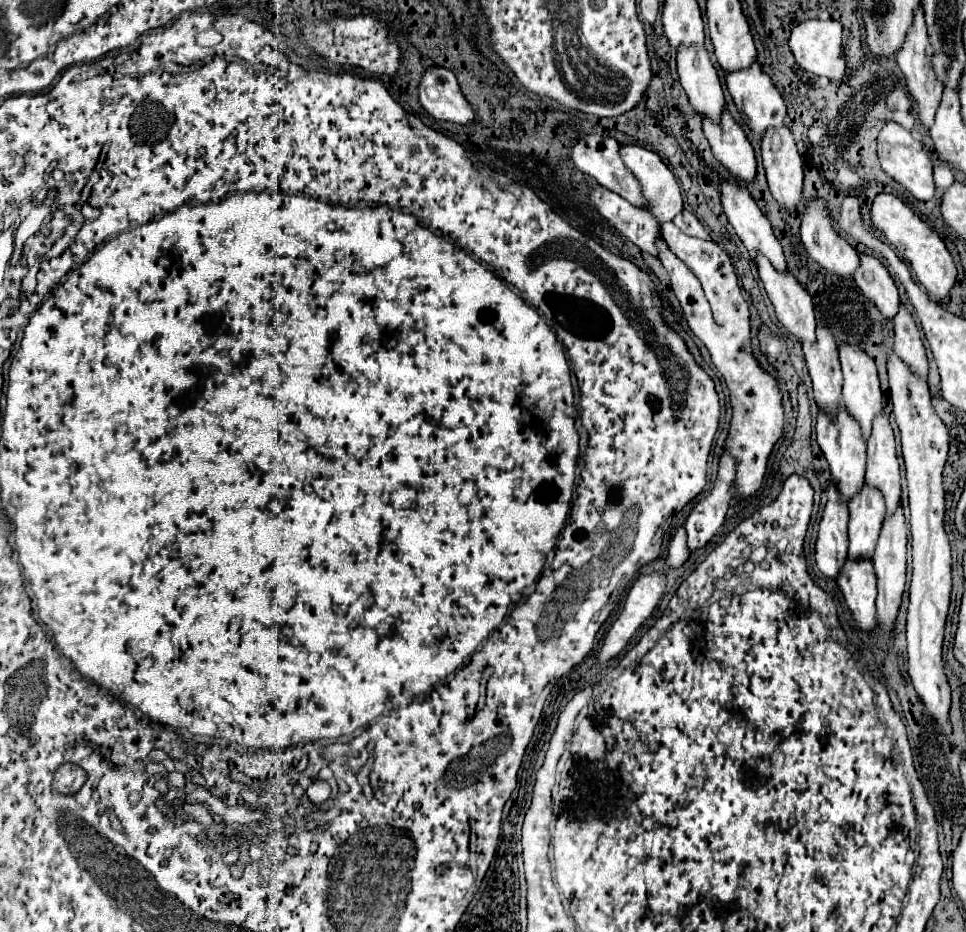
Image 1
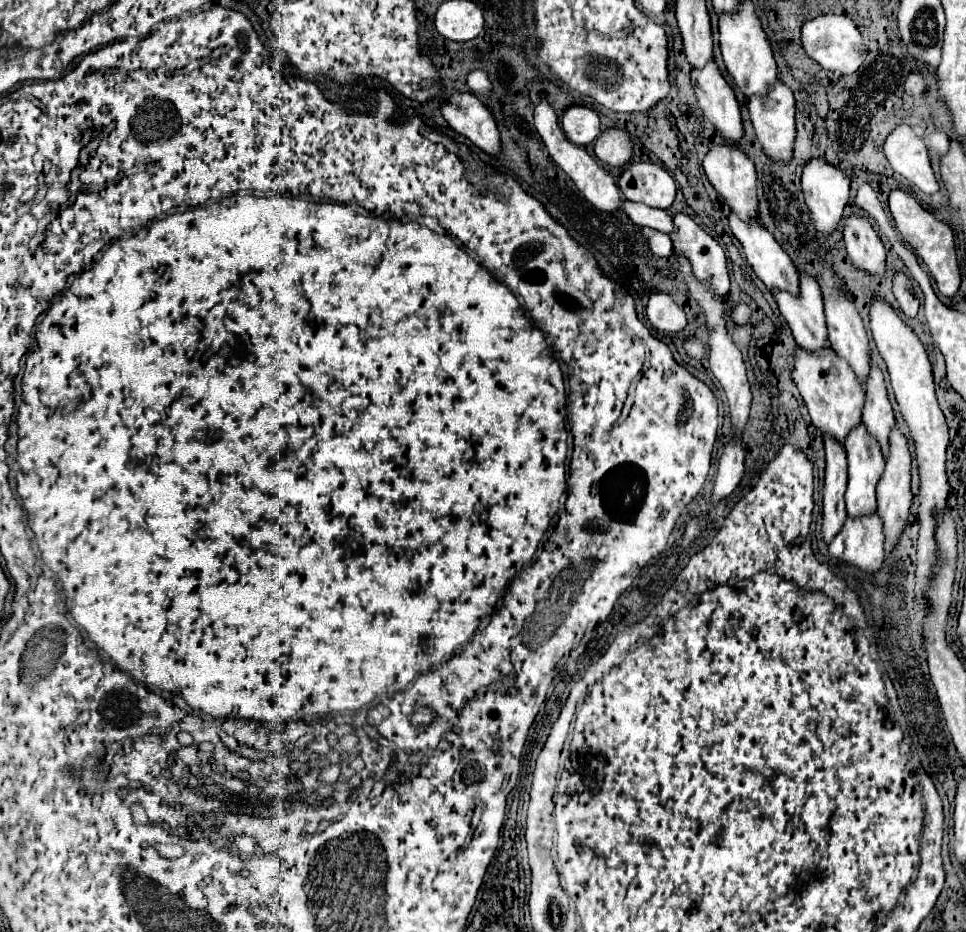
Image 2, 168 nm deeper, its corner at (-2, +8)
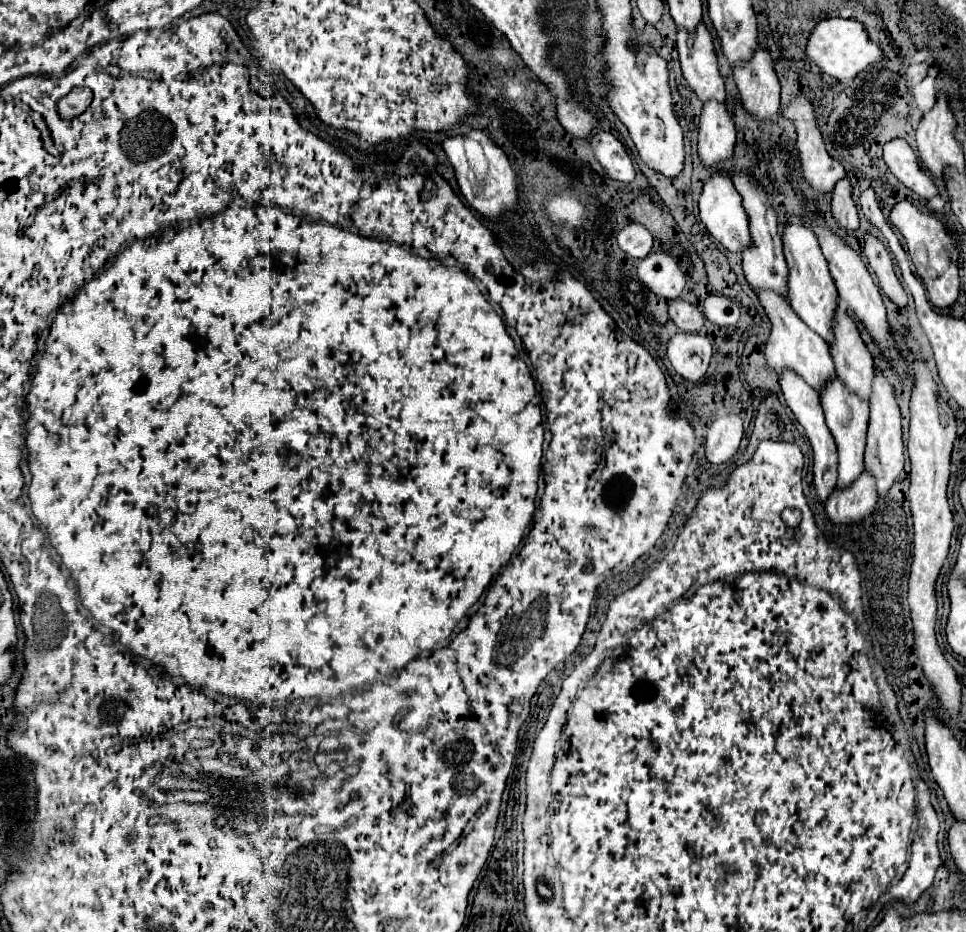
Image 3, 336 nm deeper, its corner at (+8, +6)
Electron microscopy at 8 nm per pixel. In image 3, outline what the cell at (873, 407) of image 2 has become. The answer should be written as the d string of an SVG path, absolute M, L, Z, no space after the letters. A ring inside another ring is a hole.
M839 306L835 316L835 334L837 340L831 346L831 354L835 360L837 376L847 386L847 390L855 392L855 396L869 402L871 398L871 382L875 376L873 358L863 344L855 322L847 316L845 306Z

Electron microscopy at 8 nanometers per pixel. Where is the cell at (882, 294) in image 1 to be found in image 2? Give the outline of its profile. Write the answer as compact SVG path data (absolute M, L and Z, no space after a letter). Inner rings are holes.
M845 216L843 218L843 240L847 254L853 260L853 266L867 270L875 276L885 272L885 246L875 232L873 224L863 216Z

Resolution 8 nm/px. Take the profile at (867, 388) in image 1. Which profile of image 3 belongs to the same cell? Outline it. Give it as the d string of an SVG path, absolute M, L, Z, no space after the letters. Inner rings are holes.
M789 218L783 230L783 252L789 264L789 300L791 308L799 318L817 332L827 344L835 342L835 312L839 304L839 292L835 290L835 280L829 274L827 260L823 258L817 236L803 226L799 218Z

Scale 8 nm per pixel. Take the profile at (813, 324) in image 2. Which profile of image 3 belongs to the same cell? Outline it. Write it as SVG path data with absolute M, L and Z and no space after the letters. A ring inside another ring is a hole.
M739 172L737 176L733 176L733 184L735 188L741 192L743 196L743 208L749 214L749 222L751 222L751 238L753 238L753 248L751 250L743 250L743 272L745 278L749 282L749 286L753 288L753 292L759 290L773 290L775 294L779 294L781 298L787 300L787 262L783 258L783 242L781 236L777 234L777 216L769 204L769 198L765 196L763 188L747 178L747 174Z

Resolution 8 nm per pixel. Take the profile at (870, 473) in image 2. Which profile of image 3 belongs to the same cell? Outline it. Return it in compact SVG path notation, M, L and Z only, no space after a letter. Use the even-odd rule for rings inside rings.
M841 380L831 382L823 392L823 412L827 426L835 438L837 450L839 450L839 476L837 476L837 486L849 486L855 482L855 478L863 472L863 452L865 452L865 442L867 442L867 418L869 418L869 406L867 402L859 400L855 394L851 394Z

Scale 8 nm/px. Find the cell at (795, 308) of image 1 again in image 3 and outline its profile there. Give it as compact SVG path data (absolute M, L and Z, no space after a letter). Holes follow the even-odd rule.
M713 174L701 192L699 198L699 216L705 222L709 234L713 238L717 238L729 252L741 254L743 250L751 248L751 232L749 232L749 218L747 212L743 210L743 202L741 202L741 194L735 190L733 182L729 176L725 174Z

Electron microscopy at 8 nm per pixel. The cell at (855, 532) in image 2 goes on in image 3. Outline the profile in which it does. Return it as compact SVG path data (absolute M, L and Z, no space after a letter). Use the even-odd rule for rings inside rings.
M863 472L849 488L837 490L829 496L825 512L831 524L857 524L867 518L877 504L877 490L875 480Z

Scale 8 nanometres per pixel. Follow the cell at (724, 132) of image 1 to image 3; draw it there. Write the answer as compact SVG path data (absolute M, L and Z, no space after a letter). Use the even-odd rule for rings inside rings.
M701 22L693 46L687 44L687 32L677 32L677 50L683 76L689 88L699 96L701 102L715 100L725 104L725 86L717 70L717 58L711 42L711 34Z

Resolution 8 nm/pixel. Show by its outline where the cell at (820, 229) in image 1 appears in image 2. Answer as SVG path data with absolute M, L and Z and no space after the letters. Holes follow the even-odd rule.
M811 158L803 168L803 196L811 212L815 230L819 230L821 234L831 234L843 220L843 208L849 200L849 178L841 168L829 164L827 160Z

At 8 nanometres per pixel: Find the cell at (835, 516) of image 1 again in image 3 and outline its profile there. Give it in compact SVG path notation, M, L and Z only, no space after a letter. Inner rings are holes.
M785 372L779 382L781 382L781 390L785 394L787 406L793 410L795 418L805 428L805 434L807 434L807 438L811 442L813 456L815 456L813 484L815 484L815 490L817 490L819 500L825 502L831 496L831 490L835 490L835 482L837 482L837 448L835 448L835 442L833 442L831 432L827 430L825 416L823 416L823 410L821 410L821 402L817 398L817 392L811 386L807 386L807 382L803 382L801 376L797 376L793 372Z

